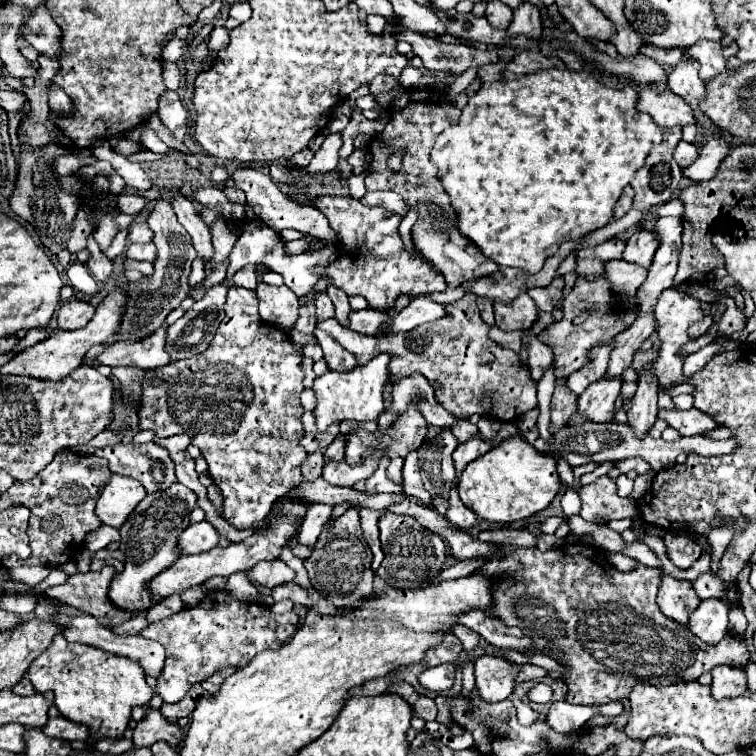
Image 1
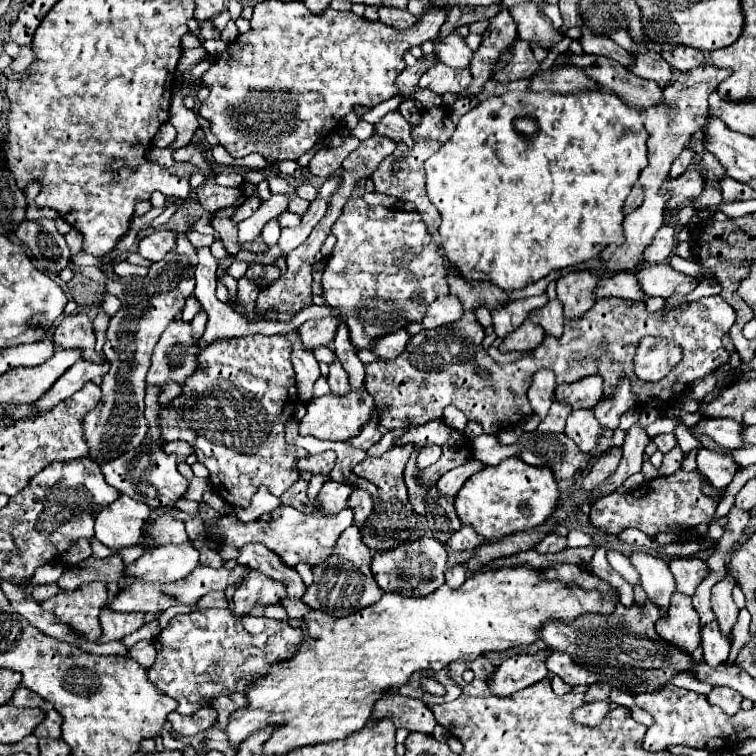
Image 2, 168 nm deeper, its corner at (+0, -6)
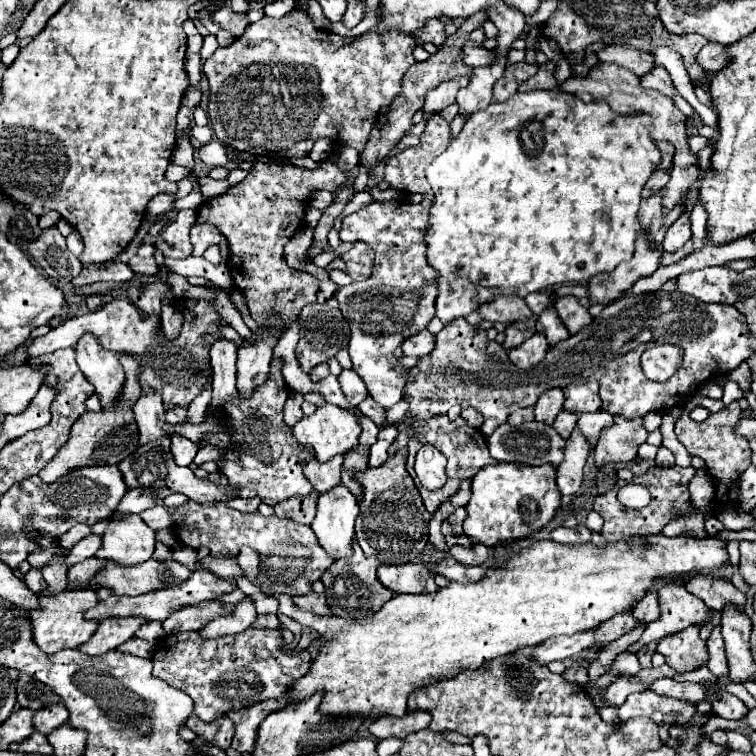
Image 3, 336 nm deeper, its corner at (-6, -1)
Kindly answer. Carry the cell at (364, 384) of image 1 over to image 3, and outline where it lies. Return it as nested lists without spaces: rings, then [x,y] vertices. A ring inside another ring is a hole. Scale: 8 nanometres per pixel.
[[[326,403],[326,405],[318,407],[316,413],[308,415],[308,417],[302,417],[294,425],[292,433],[294,433],[294,437],[298,439],[300,445],[306,445],[306,447],[314,449],[318,461],[328,461],[330,457],[334,457],[338,453],[342,455],[342,453],[350,451],[352,447],[356,447],[358,445],[358,437],[362,433],[362,427],[360,427],[360,421],[358,421],[356,413],[352,413],[350,409],[342,409],[338,405]]]

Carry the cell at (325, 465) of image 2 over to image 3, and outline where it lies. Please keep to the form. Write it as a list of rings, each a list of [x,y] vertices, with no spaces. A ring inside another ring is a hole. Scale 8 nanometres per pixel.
[[[332,457],[332,461],[324,463],[312,459],[304,467],[304,475],[318,493],[324,493],[340,483],[340,467],[342,467],[342,457]]]

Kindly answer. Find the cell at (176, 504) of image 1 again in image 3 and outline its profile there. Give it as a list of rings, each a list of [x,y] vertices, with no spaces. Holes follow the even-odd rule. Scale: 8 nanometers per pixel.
[[[140,617],[104,619],[104,621],[100,621],[98,631],[90,637],[90,641],[80,645],[78,649],[86,655],[104,655],[106,651],[112,651],[118,645],[122,645],[124,641],[128,641],[130,637],[134,637],[134,633],[142,625],[146,625],[146,623],[140,621]]]

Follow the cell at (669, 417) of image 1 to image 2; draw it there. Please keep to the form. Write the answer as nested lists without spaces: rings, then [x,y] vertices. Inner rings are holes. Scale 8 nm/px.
[[[706,418],[700,424],[696,424],[692,430],[694,430],[694,434],[708,434],[710,438],[714,438],[724,448],[730,448],[730,450],[744,448],[744,438],[742,438],[744,426],[736,420]]]

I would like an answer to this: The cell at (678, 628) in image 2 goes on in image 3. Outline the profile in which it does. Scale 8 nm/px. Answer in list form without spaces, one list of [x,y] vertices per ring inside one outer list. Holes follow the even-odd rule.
[[[690,625],[684,633],[674,633],[658,641],[658,653],[666,657],[666,663],[676,671],[692,671],[708,661],[706,643],[698,637],[698,625]]]

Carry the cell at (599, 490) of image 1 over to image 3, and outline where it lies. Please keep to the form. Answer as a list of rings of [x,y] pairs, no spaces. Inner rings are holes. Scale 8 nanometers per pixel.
[[[622,417],[614,419],[614,425],[604,429],[594,447],[594,465],[606,467],[608,463],[628,463],[636,457],[638,447],[646,441],[648,433],[640,419],[626,421]]]

